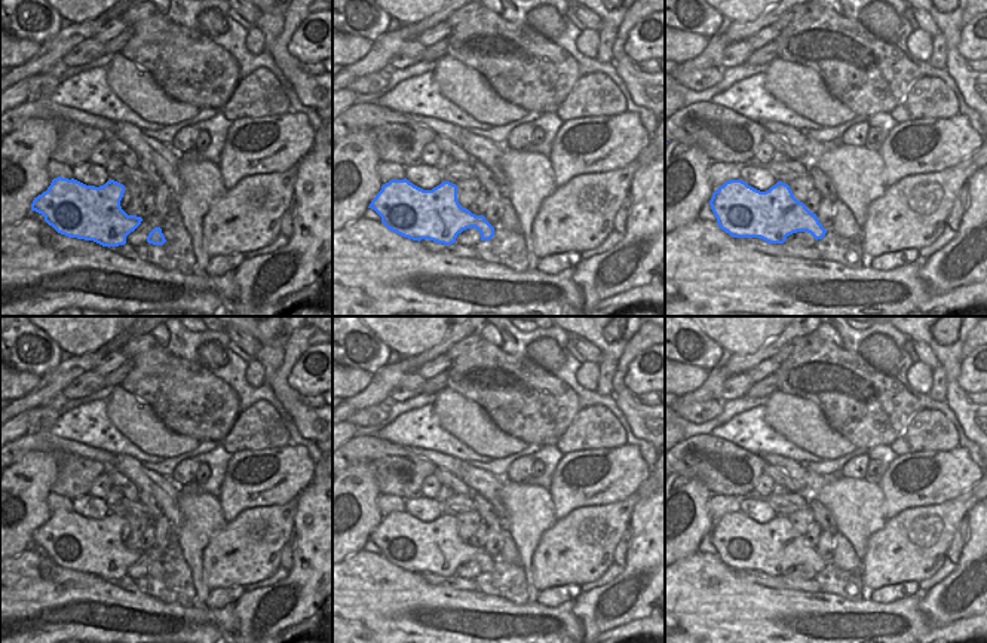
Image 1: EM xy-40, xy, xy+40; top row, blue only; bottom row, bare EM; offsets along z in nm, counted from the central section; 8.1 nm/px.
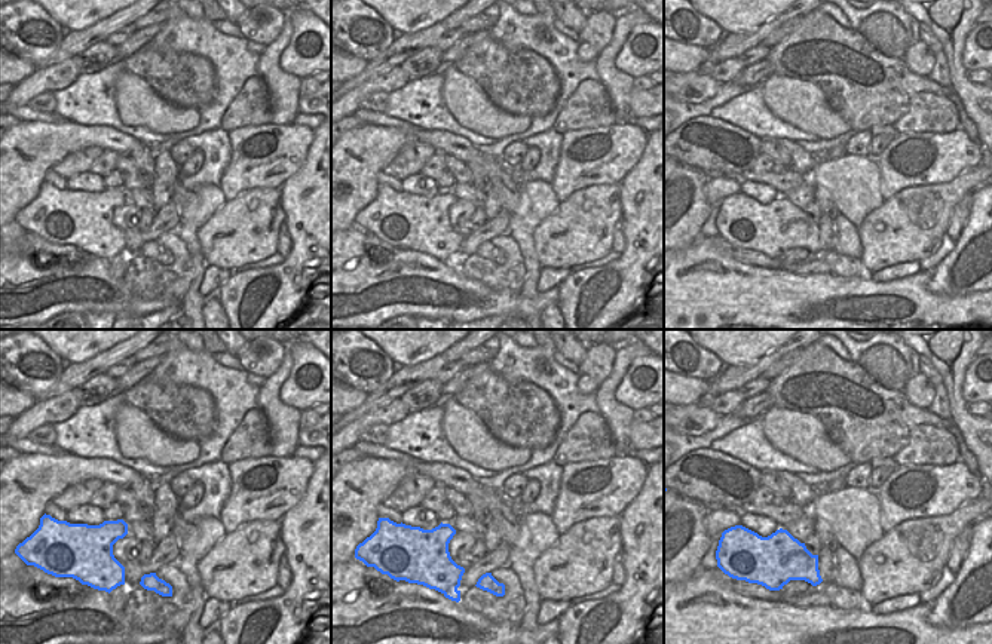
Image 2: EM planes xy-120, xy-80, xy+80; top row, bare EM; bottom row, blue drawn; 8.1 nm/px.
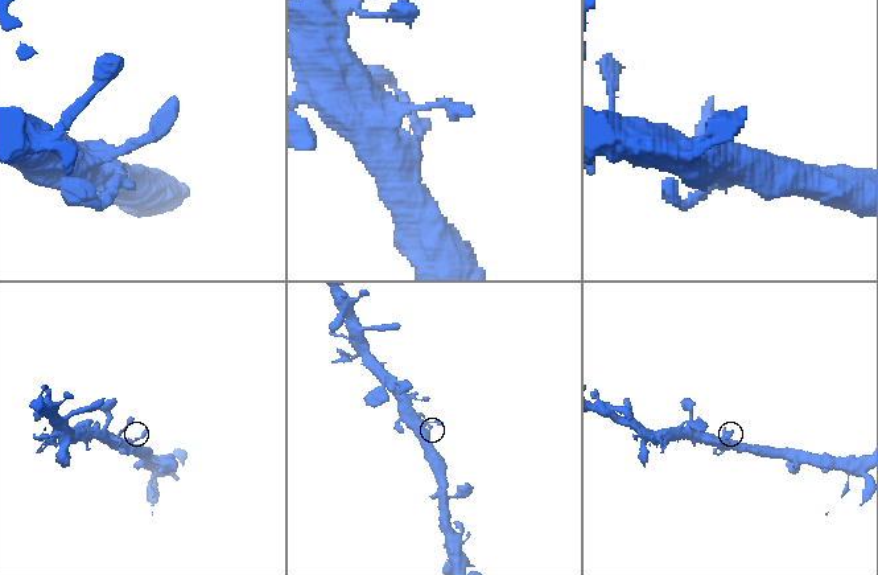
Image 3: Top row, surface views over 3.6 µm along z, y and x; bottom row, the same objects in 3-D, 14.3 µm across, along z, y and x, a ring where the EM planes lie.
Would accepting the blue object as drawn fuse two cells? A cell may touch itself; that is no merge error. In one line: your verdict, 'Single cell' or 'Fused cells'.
Single cell

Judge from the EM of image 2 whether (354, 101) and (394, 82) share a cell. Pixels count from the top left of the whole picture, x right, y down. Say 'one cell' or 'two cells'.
one cell

